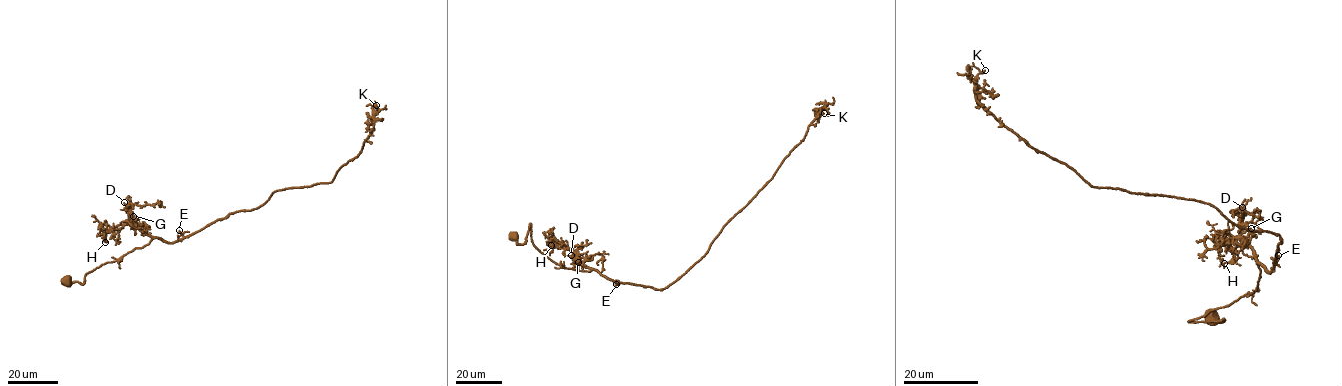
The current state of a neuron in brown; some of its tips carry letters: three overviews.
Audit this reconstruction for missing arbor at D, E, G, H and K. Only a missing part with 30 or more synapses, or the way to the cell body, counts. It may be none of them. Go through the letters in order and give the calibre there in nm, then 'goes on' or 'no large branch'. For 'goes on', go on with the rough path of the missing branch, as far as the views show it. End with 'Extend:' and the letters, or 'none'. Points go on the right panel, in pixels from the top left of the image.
D: 90 nm thick; no large branch
E: 110 nm thick; no large branch
G: 130 nm thick; no large branch
H: 120 nm thick; no large branch
K: 140 nm thick; goes on; missing branch runs (985, 70), (1001, 71), (998, 67)
Extend: K

